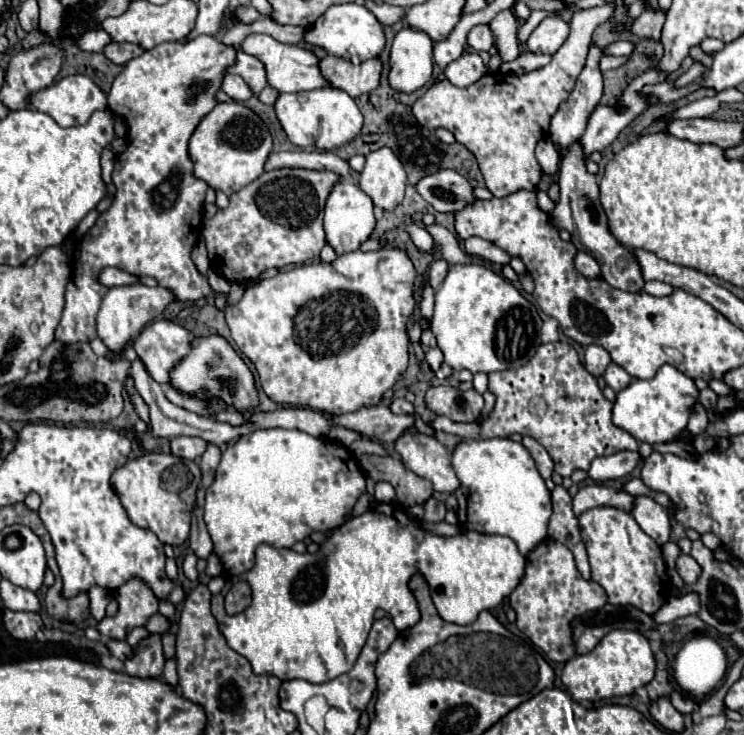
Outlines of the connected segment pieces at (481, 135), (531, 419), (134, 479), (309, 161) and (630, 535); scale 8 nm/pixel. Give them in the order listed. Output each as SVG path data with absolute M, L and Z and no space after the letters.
M613 3L575 11L571 33L551 63L525 75L487 73L469 87L455 87L447 79L435 83L413 105L415 119L429 129L445 127L465 145L479 161L487 189L495 197L511 195L519 189L535 189L541 181L541 167L535 159L535 147L549 135L551 117L575 87L577 75L585 63L585 51L591 43L593 29L613 15Z
M547 343L537 349L533 359L525 363L519 369L509 369L509 371L497 371L489 373L489 391L495 393L495 409L491 411L489 419L481 427L481 437L509 437L513 433L521 435L531 435L537 439L551 455L555 461L555 473L561 477L569 477L575 469L587 471L591 461L601 455L613 455L617 451L635 451L639 443L627 433L621 431L619 427L613 427L609 419L609 411L613 407L611 401L607 401L595 381L595 377L581 365L577 351L569 343Z
M148 452L139 458L127 461L123 467L119 467L119 469L111 475L111 485L113 485L115 493L119 495L119 499L121 499L123 507L125 507L129 519L131 519L137 527L153 531L153 533L159 537L159 541L161 541L161 543L167 543L167 545L181 545L181 543L189 537L189 523L191 523L189 509L191 509L193 503L195 503L195 491L197 491L197 485L199 485L199 483L197 483L197 471L195 471L195 469L189 469L189 471L193 471L193 483L191 483L185 491L169 493L169 491L165 491L165 489L161 487L161 471L178 462L179 458L173 454Z
M291 151L291 153L271 153L265 169L281 169L281 167L303 167L303 169L329 169L337 173L341 179L351 177L349 161L341 159L333 151Z
M593 507L579 517L581 537L587 547L591 579L599 583L613 605L631 605L653 615L669 597L669 577L661 557L661 547L641 531L633 515L615 507Z

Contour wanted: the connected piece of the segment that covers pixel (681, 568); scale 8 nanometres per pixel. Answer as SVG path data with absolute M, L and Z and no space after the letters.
M679 555L677 557L677 573L685 583L695 583L699 577L699 565L691 555Z

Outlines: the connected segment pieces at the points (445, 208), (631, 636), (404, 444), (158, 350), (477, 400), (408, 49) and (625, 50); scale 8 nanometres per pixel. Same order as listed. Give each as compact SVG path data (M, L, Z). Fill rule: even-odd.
M441 169L421 177L415 189L429 205L435 207L435 211L441 213L455 213L475 199L467 179L453 169Z
M627 629L609 631L593 651L587 655L575 655L565 663L561 681L575 701L599 701L617 695L631 695L637 687L647 685L655 675L655 657L649 641Z
M405 433L395 441L395 449L403 457L405 467L419 477L429 479L435 491L455 493L459 489L459 479L453 471L449 451L435 437Z
M155 319L133 341L133 349L157 383L169 383L169 371L191 349L191 335L181 325Z
M431 387L425 395L425 401L437 415L445 415L453 421L475 421L483 409L483 397L475 389L461 391L455 387Z
M403 27L391 47L389 83L395 91L411 93L423 87L433 73L433 41L427 33Z
M621 39L621 41L617 41L617 43L611 43L611 45L603 47L603 53L605 53L605 55L631 55L633 49L635 49L635 43L633 43L633 41Z

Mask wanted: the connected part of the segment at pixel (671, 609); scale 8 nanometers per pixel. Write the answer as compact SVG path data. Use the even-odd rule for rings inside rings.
M689 593L685 597L669 597L669 601L653 615L655 623L669 623L679 617L695 615L699 611L699 597L697 593Z

